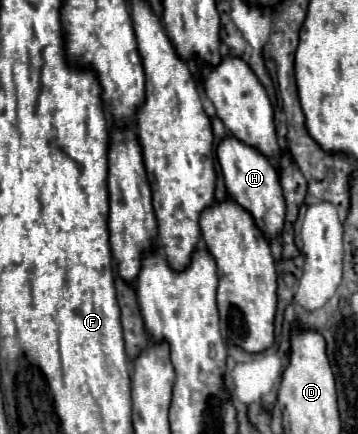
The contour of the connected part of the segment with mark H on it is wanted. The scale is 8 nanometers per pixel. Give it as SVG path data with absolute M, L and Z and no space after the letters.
M226 136L218 148L216 148L216 156L224 174L224 182L228 188L228 194L232 200L236 200L242 208L246 208L258 228L264 232L264 236L270 240L272 236L278 234L278 230L282 230L282 218L284 218L284 198L282 198L282 188L278 186L278 172L274 168L274 162L264 156L262 152L258 152L256 148L242 144L238 138L234 136Z

